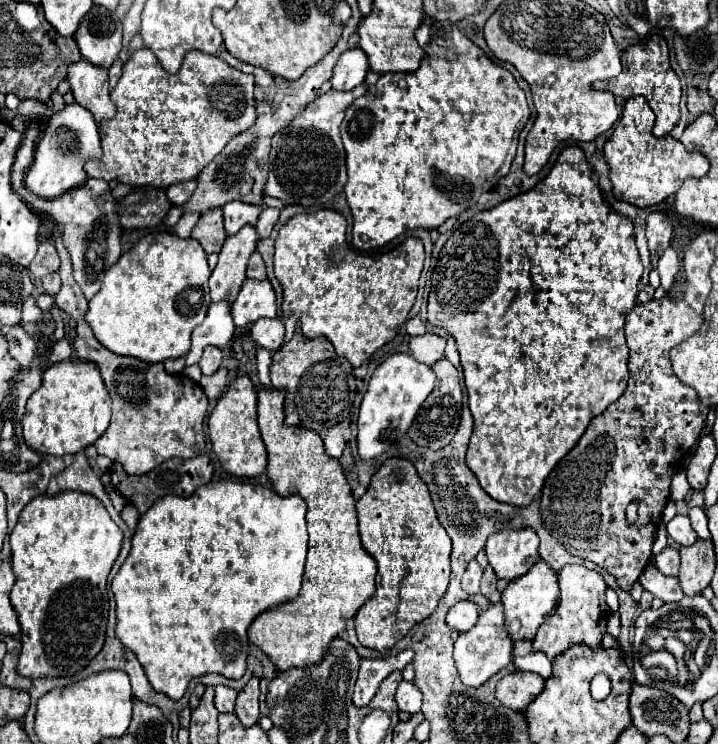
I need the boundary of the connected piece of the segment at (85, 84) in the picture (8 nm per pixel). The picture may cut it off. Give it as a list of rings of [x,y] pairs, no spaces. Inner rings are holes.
[[[79,60],[69,66],[67,78],[75,102],[85,104],[97,122],[113,120],[115,104],[109,100],[109,76],[105,68],[97,68],[87,60]]]

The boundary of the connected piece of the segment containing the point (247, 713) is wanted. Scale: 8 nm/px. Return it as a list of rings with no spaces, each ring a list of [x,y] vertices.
[[[253,676],[249,684],[239,692],[235,716],[243,726],[253,726],[259,722],[259,678]]]

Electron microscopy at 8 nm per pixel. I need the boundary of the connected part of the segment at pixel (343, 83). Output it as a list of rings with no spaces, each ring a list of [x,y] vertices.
[[[351,48],[345,52],[345,56],[339,58],[333,70],[331,86],[335,90],[353,90],[365,80],[367,70],[369,70],[369,62],[365,52],[361,52],[361,48]]]

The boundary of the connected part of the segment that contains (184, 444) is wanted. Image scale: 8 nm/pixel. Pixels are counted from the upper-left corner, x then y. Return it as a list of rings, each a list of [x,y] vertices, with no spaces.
[[[57,240],[55,246],[61,256],[59,274],[63,280],[61,292],[55,296],[55,302],[73,320],[77,320],[77,338],[73,342],[75,352],[81,360],[91,360],[99,366],[103,382],[111,396],[111,424],[97,440],[97,452],[111,458],[113,462],[119,462],[129,474],[145,474],[169,458],[197,458],[205,450],[203,420],[209,404],[201,386],[185,374],[167,374],[161,362],[149,364],[139,358],[119,356],[103,348],[93,336],[91,328],[81,320],[87,308],[87,298],[71,276],[69,254],[65,252],[61,240]]]

